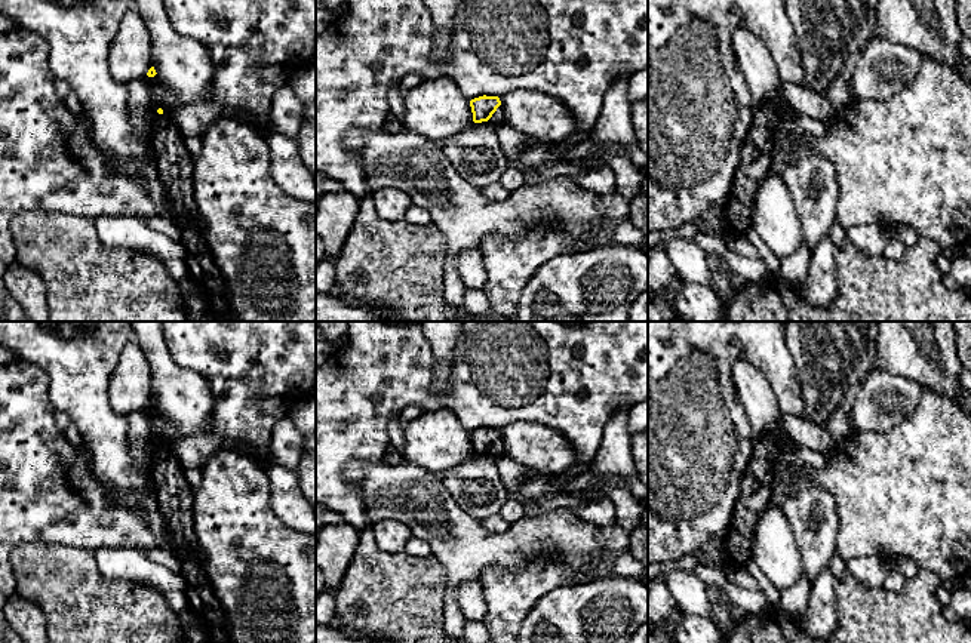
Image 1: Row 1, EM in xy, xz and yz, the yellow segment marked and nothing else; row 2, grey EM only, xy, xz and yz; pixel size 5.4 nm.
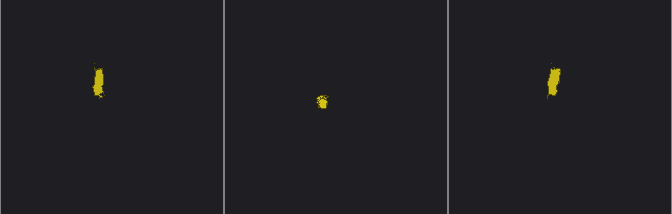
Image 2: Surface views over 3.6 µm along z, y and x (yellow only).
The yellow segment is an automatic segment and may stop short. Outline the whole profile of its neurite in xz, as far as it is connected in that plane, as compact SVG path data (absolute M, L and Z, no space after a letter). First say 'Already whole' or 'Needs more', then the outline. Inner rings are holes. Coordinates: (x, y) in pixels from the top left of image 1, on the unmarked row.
Needs more. M479 428L470 433L473 453L501 458L506 455L504 442L498 428Z

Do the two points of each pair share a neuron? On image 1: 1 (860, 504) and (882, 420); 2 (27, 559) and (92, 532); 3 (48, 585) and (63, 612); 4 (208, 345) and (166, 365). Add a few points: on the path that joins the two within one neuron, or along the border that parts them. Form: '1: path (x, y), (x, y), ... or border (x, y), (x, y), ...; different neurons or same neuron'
1: border (909, 414), (885, 431), (859, 431); different neurons
2: border (27, 544), (63, 542), (89, 550), (94, 554); different neurons
3: path (54, 591), (63, 600), (63, 606); same neuron
4: border (163, 337), (172, 359), (205, 378); different neurons

